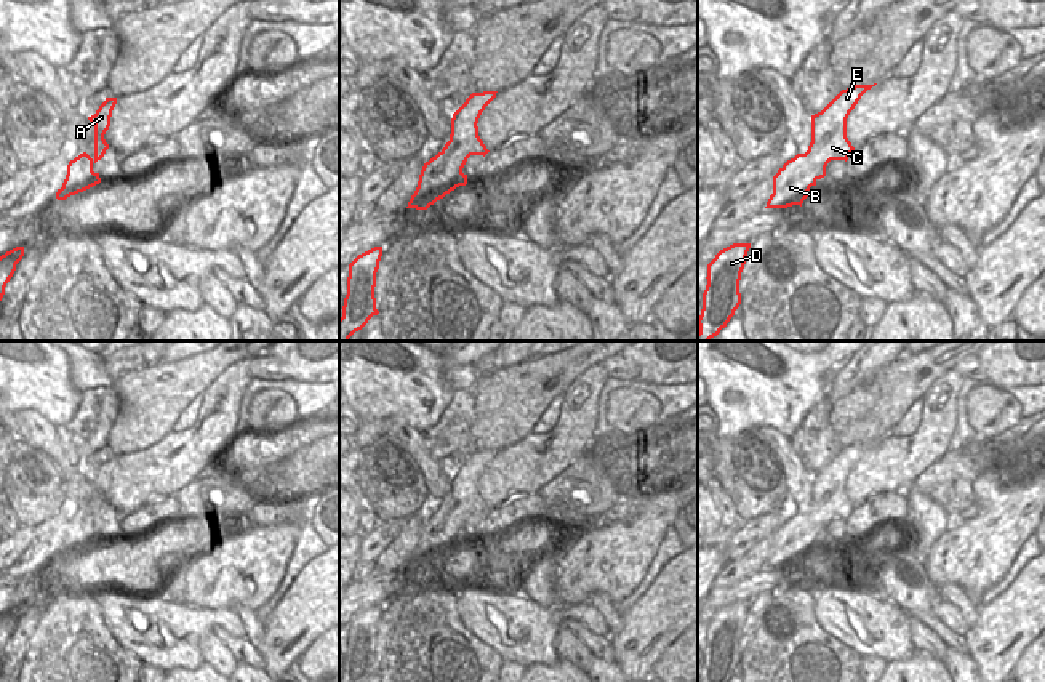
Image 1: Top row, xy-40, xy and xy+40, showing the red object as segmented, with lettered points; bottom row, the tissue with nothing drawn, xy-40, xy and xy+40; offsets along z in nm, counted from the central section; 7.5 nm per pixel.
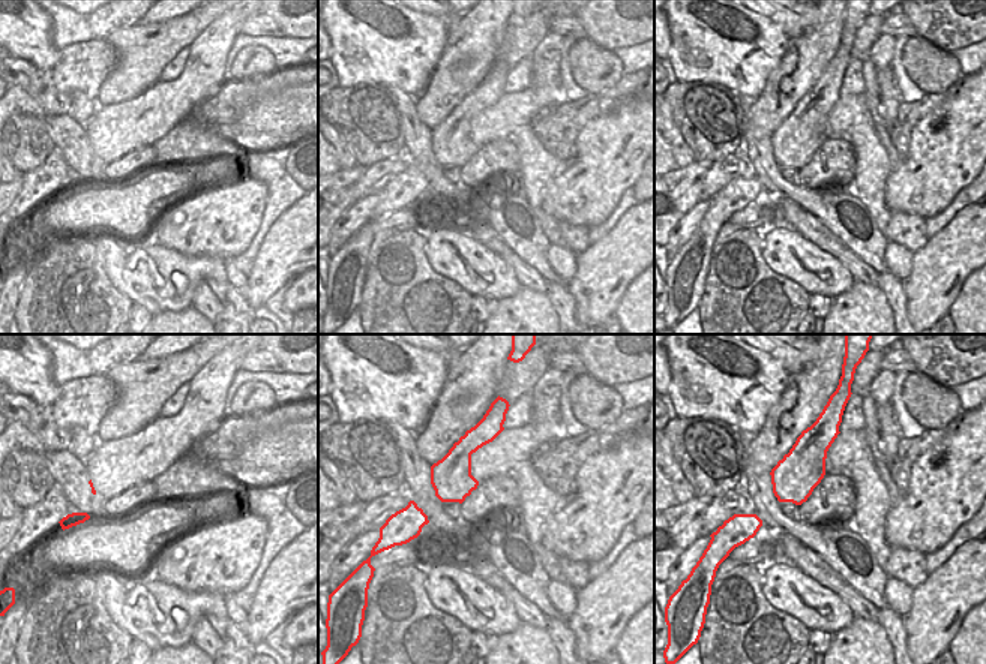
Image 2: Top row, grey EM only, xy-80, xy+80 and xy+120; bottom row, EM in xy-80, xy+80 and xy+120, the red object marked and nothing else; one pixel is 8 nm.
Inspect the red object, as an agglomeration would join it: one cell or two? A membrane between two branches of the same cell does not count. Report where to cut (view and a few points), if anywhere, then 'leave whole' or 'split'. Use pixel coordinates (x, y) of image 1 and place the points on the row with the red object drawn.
no cut; leave whole

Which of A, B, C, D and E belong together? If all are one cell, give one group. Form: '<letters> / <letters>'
A B C D E

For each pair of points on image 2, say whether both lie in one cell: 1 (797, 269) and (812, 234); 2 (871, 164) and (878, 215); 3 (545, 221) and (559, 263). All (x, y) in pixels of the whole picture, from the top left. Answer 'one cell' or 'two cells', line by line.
1: two cells
2: one cell
3: two cells

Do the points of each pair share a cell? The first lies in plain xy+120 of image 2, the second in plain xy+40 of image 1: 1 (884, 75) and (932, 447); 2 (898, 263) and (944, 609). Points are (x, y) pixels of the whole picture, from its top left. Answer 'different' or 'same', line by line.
1: same
2: same

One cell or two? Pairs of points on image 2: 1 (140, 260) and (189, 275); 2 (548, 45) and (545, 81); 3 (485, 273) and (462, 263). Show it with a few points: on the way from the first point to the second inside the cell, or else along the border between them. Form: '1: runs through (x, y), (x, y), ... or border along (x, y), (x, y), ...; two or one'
1: runs through (152, 272), (155, 275), (177, 275); one
2: runs through (547, 54), (545, 72); one
3: runs through (479, 272), (468, 266); one

